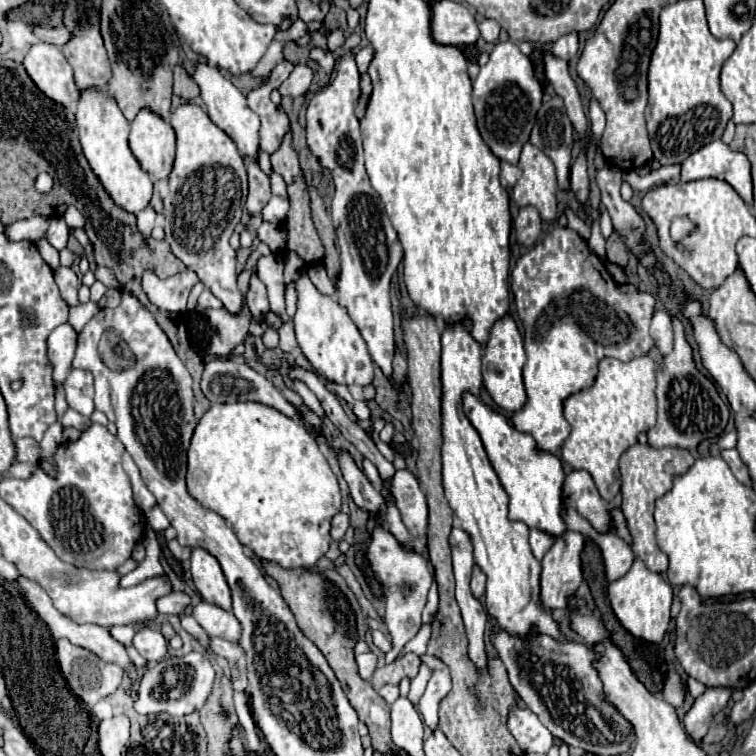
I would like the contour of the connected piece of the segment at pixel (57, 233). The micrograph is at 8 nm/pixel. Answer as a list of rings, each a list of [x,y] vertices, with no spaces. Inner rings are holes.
[[[53,217],[51,219],[51,227],[47,231],[47,241],[55,247],[55,249],[65,249],[67,245],[67,239],[69,239],[69,227],[65,223],[63,217]]]

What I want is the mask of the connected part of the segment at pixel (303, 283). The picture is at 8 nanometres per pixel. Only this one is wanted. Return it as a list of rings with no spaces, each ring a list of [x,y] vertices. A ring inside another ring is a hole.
[[[303,273],[297,279],[295,291],[297,291],[297,313],[293,317],[295,335],[303,355],[309,359],[313,369],[335,383],[361,387],[369,385],[373,381],[373,359],[367,351],[367,345],[357,325],[351,321],[345,307],[341,307],[329,295],[319,293],[307,273]]]

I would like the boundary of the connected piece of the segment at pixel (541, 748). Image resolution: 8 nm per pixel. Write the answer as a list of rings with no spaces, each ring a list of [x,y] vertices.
[[[519,703],[509,709],[507,727],[523,753],[547,753],[553,745],[549,729],[537,719],[537,715],[533,715],[533,711]]]

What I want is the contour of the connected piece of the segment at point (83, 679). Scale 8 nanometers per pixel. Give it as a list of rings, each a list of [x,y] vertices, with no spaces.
[[[67,639],[57,641],[57,659],[73,693],[93,707],[99,699],[117,691],[123,681],[123,669],[99,661],[91,651],[75,647]]]

